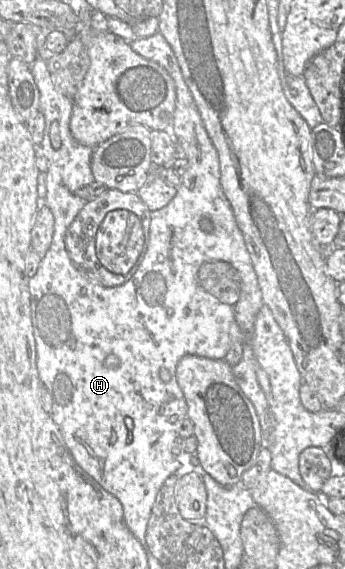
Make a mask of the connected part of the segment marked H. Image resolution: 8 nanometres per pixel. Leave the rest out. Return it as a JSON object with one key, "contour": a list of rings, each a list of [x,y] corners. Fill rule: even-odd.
{"contour":[[[157,32],[156,34],[150,36],[150,37],[146,37],[146,38],[136,38],[135,40],[133,41],[128,41],[128,43],[130,43],[130,46],[131,48],[136,52],[138,53],[140,56],[148,59],[148,60],[152,60],[156,63],[158,63],[159,65],[161,65],[164,69],[166,69],[166,71],[170,74],[170,76],[173,78],[174,80],[174,83],[175,83],[175,87],[176,87],[176,107],[175,107],[175,111],[174,111],[174,116],[173,116],[173,122],[172,122],[172,126],[171,126],[171,133],[175,139],[175,141],[177,142],[177,154],[176,154],[176,158],[177,157],[185,157],[188,161],[188,165],[187,165],[187,169],[185,171],[185,173],[182,175],[181,177],[181,182],[179,184],[179,186],[177,187],[177,193],[175,195],[175,197],[163,208],[161,209],[158,209],[158,210],[155,210],[155,211],[152,211],[150,213],[150,227],[149,227],[149,243],[148,243],[148,247],[147,247],[147,250],[146,250],[146,253],[142,259],[142,262],[140,263],[138,269],[136,270],[136,272],[133,274],[133,276],[128,280],[126,281],[124,284],[122,285],[119,285],[119,286],[115,286],[115,287],[105,287],[91,279],[88,279],[86,276],[84,276],[75,266],[74,264],[72,263],[69,255],[68,255],[68,252],[66,250],[66,246],[65,246],[65,235],[66,235],[66,232],[67,232],[67,229],[69,228],[71,222],[64,222],[63,220],[63,215],[62,215],[62,222],[63,222],[63,231],[62,231],[62,235],[61,235],[61,243],[60,244],[60,232],[57,232],[57,228],[55,228],[55,224],[57,224],[57,217],[56,215],[53,215],[54,216],[54,233],[53,233],[53,238],[52,238],[52,241],[51,241],[51,245],[50,245],[50,248],[48,249],[48,251],[46,252],[46,254],[42,257],[41,259],[41,262],[38,266],[38,270],[37,270],[37,273],[29,279],[29,292],[30,292],[30,311],[31,311],[31,322],[32,322],[32,330],[33,330],[33,336],[34,336],[34,340],[35,340],[35,348],[36,348],[36,367],[37,367],[37,371],[38,371],[38,375],[39,375],[39,378],[40,378],[40,381],[41,381],[41,384],[43,384],[49,391],[49,393],[51,394],[52,398],[53,398],[53,406],[52,406],[52,410],[51,410],[51,418],[53,419],[53,421],[55,422],[55,424],[58,426],[58,428],[60,429],[62,435],[63,435],[63,438],[65,440],[65,443],[66,445],[68,446],[69,448],[69,451],[71,453],[71,456],[74,460],[74,462],[76,463],[76,465],[83,471],[85,472],[87,475],[89,475],[91,478],[93,478],[102,488],[104,488],[107,492],[109,492],[110,494],[112,494],[114,497],[116,497],[119,502],[121,503],[122,507],[123,507],[123,513],[124,513],[124,521],[125,521],[125,524],[126,526],[128,527],[128,529],[131,531],[131,533],[137,538],[137,540],[141,543],[142,547],[144,548],[145,551],[149,551],[148,549],[148,546],[147,546],[147,543],[146,543],[146,530],[147,530],[147,525],[148,525],[148,521],[149,521],[149,518],[150,518],[150,515],[151,515],[151,512],[152,512],[152,507],[154,505],[154,502],[155,502],[155,499],[156,499],[156,496],[157,496],[157,493],[158,491],[160,490],[161,486],[163,485],[163,483],[165,482],[165,480],[172,474],[174,474],[176,472],[176,470],[181,466],[181,464],[179,463],[179,461],[177,461],[176,457],[172,454],[171,452],[171,447],[173,445],[173,442],[175,440],[175,438],[178,435],[178,431],[179,431],[179,428],[180,428],[180,425],[182,423],[182,421],[187,418],[187,412],[188,412],[188,407],[187,407],[187,403],[185,401],[185,397],[183,395],[183,392],[182,390],[180,389],[179,385],[178,385],[178,382],[177,382],[177,379],[176,379],[176,367],[177,367],[177,364],[178,362],[180,361],[180,359],[182,357],[184,357],[185,355],[195,355],[195,356],[199,356],[199,357],[204,357],[204,358],[208,358],[208,359],[214,359],[214,360],[222,360],[225,358],[229,348],[230,348],[230,344],[232,343],[233,340],[240,340],[242,339],[242,347],[244,345],[244,334],[241,332],[241,331],[238,331],[239,330],[239,327],[237,326],[237,323],[235,321],[235,318],[234,318],[234,310],[220,310],[218,309],[219,307],[219,303],[221,304],[224,304],[224,303],[227,303],[227,304],[224,304],[224,306],[233,306],[237,303],[238,299],[239,299],[239,296],[240,296],[240,279],[244,279],[244,278],[248,278],[248,282],[250,282],[250,285],[251,285],[251,280],[253,282],[253,286],[257,285],[257,288],[260,290],[260,287],[259,287],[259,284],[258,284],[258,280],[257,280],[257,276],[256,276],[256,273],[254,271],[254,268],[252,266],[252,263],[251,263],[251,258],[250,258],[250,255],[247,251],[247,248],[246,248],[246,245],[245,245],[245,241],[244,241],[244,237],[242,235],[242,232],[240,231],[238,225],[237,225],[237,222],[236,222],[236,219],[234,217],[234,213],[233,213],[233,210],[232,210],[232,207],[228,201],[228,199],[226,198],[224,192],[223,192],[223,189],[221,187],[221,184],[220,184],[220,164],[219,164],[219,159],[218,159],[218,154],[217,154],[217,151],[204,127],[204,124],[202,122],[202,119],[201,119],[201,116],[200,116],[200,113],[199,113],[199,110],[195,104],[195,101],[192,97],[192,94],[190,93],[190,90],[188,89],[184,79],[183,79],[183,76],[182,76],[182,72],[181,72],[181,69],[180,69],[180,66],[178,64],[178,61],[177,61],[177,58],[171,48],[171,46],[169,45],[169,43],[166,41],[166,39],[164,38],[164,36]],[[203,217],[206,217],[208,219],[210,219],[212,222],[213,222],[213,231],[212,232],[204,232],[201,230],[200,228],[200,220],[203,218]],[[161,368],[165,368],[169,374],[169,379],[167,381],[163,381],[161,380],[160,376],[159,376],[159,372],[160,372],[160,369]]]}

